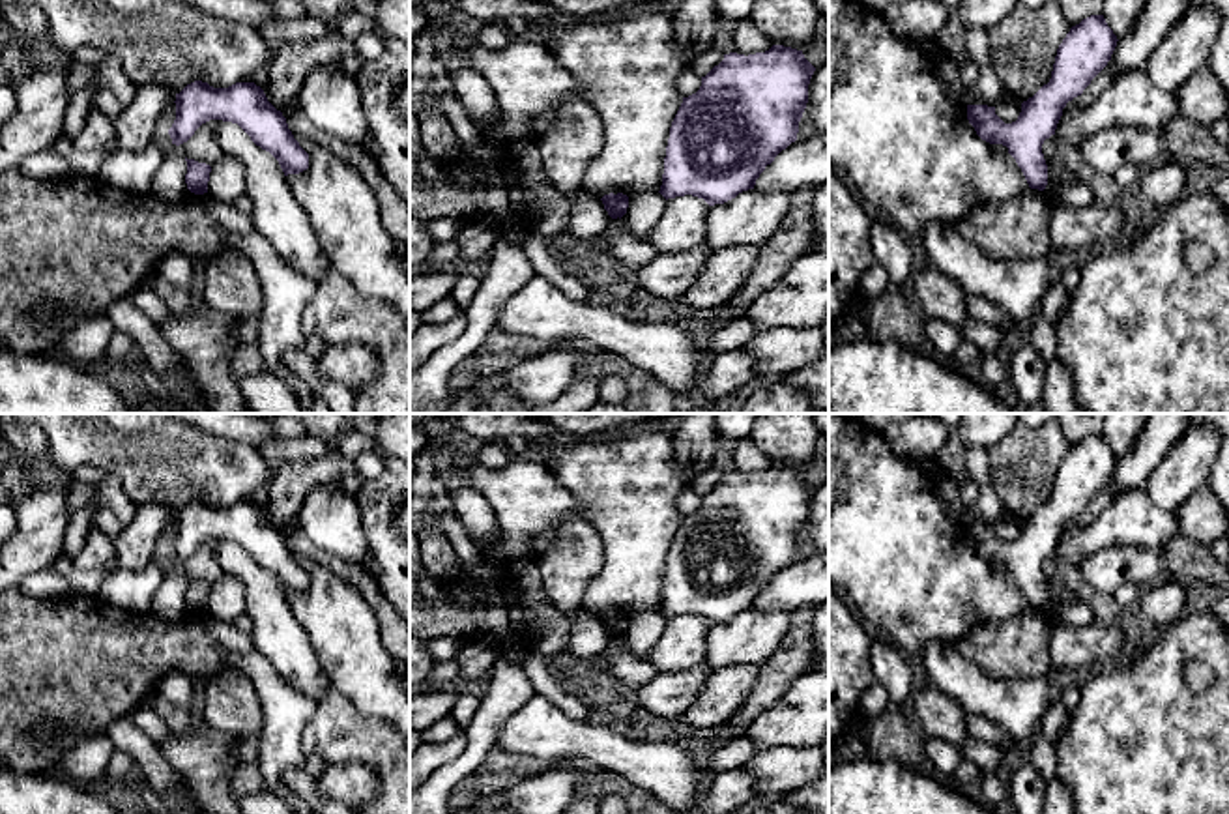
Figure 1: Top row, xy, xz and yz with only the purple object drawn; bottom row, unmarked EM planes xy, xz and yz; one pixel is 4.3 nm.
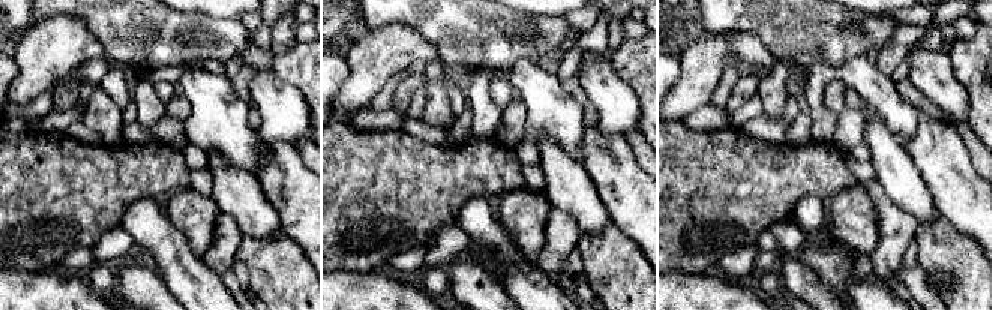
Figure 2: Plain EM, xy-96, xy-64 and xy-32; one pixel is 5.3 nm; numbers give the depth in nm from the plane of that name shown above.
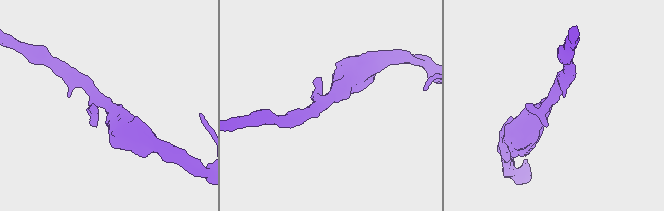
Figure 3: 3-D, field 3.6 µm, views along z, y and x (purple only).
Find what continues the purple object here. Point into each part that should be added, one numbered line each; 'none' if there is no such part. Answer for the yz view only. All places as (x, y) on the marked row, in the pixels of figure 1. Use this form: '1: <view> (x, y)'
none

